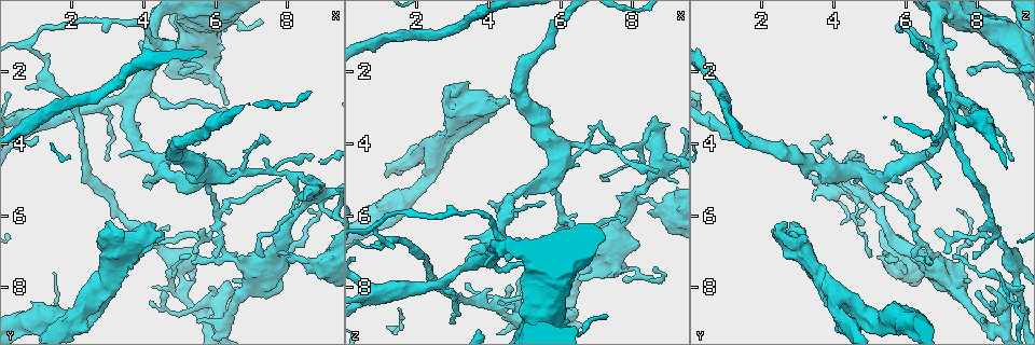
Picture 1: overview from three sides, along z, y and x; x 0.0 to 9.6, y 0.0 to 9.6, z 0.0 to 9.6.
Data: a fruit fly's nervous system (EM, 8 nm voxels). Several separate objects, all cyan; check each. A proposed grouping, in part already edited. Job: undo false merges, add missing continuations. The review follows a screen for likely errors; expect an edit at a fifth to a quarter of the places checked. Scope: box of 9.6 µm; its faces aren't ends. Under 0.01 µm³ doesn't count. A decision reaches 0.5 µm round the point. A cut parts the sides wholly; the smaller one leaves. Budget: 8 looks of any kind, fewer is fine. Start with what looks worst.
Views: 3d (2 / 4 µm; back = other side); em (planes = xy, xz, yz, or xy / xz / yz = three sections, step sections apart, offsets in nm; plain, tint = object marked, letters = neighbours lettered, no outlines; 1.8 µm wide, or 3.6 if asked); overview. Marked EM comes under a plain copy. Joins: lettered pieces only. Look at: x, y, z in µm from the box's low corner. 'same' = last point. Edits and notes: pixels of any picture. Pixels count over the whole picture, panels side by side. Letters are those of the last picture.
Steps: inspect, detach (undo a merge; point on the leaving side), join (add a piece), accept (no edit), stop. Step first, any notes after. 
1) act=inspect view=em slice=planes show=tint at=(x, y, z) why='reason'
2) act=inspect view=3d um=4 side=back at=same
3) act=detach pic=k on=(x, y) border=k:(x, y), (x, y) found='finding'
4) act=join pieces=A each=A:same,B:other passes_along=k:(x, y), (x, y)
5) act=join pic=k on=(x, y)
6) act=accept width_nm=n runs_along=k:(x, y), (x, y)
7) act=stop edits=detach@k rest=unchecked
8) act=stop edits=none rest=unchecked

act=inspect view=em slice=planes show=letters at=(4.20, 1.10, 6.90) why='sharp bend'

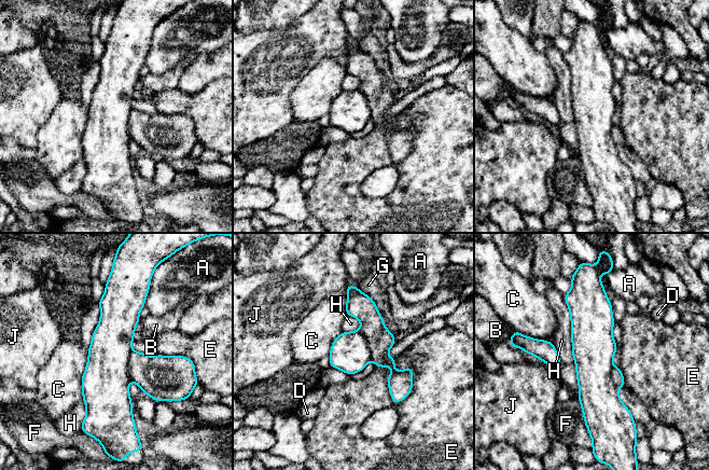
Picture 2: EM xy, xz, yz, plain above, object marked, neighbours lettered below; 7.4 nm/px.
act=accept each=A:other,B:other,C:other,D:other,E:other,F:other,G:other,H:other,J:other runs_along=2:(117, 289), (107, 418) found='all the same cell'

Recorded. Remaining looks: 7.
act=inspect view=em slice=xy step=4 show=letters at=(8.45, 7.40, 5.95) why='thick end'

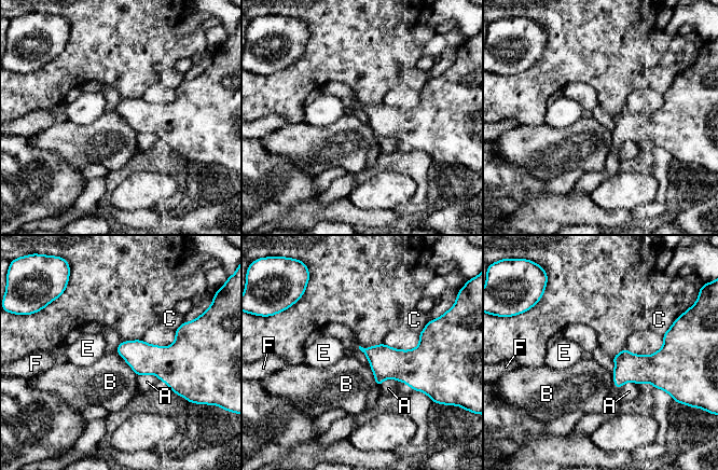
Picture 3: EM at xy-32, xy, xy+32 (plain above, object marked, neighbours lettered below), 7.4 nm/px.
act=accept each=A:other,B:other,C:other,E:other,F:other found='none of them fits'

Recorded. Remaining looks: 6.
act=inspect view=em slice=planes show=tint at=(6.30, 7.10, 6.60) why='a fork'

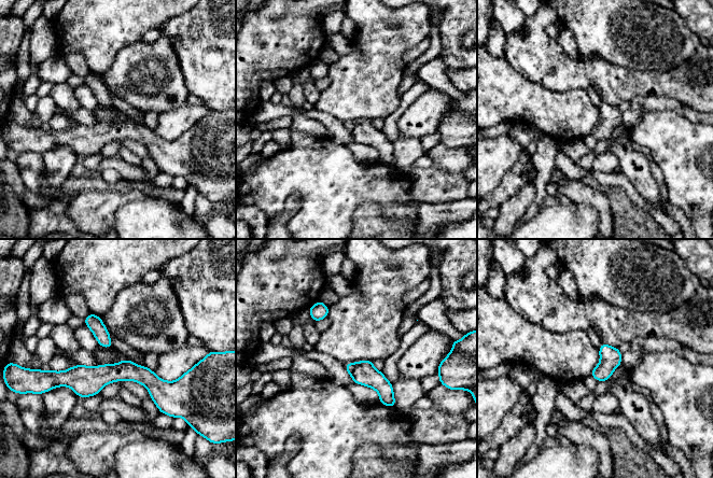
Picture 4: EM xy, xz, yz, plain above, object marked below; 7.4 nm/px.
act=inspect view=em slice=planes show=letters at=same why='what lies round it'

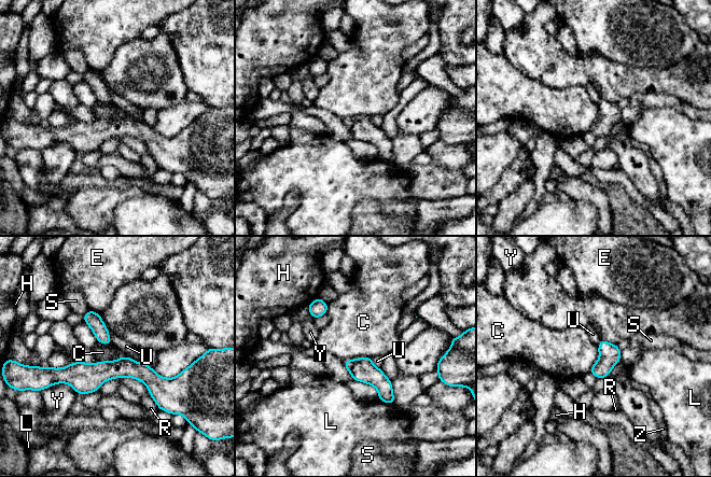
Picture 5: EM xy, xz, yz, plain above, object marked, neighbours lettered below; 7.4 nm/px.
act=accept width_nm=150 each=C:other,E:other,H:other,L:other,R:other,S:other,U:other,Y:other,Z:other border=5:(131, 358), (96, 363) found='all the same cell'

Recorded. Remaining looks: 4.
act=stop edits=none rest=unchecked

